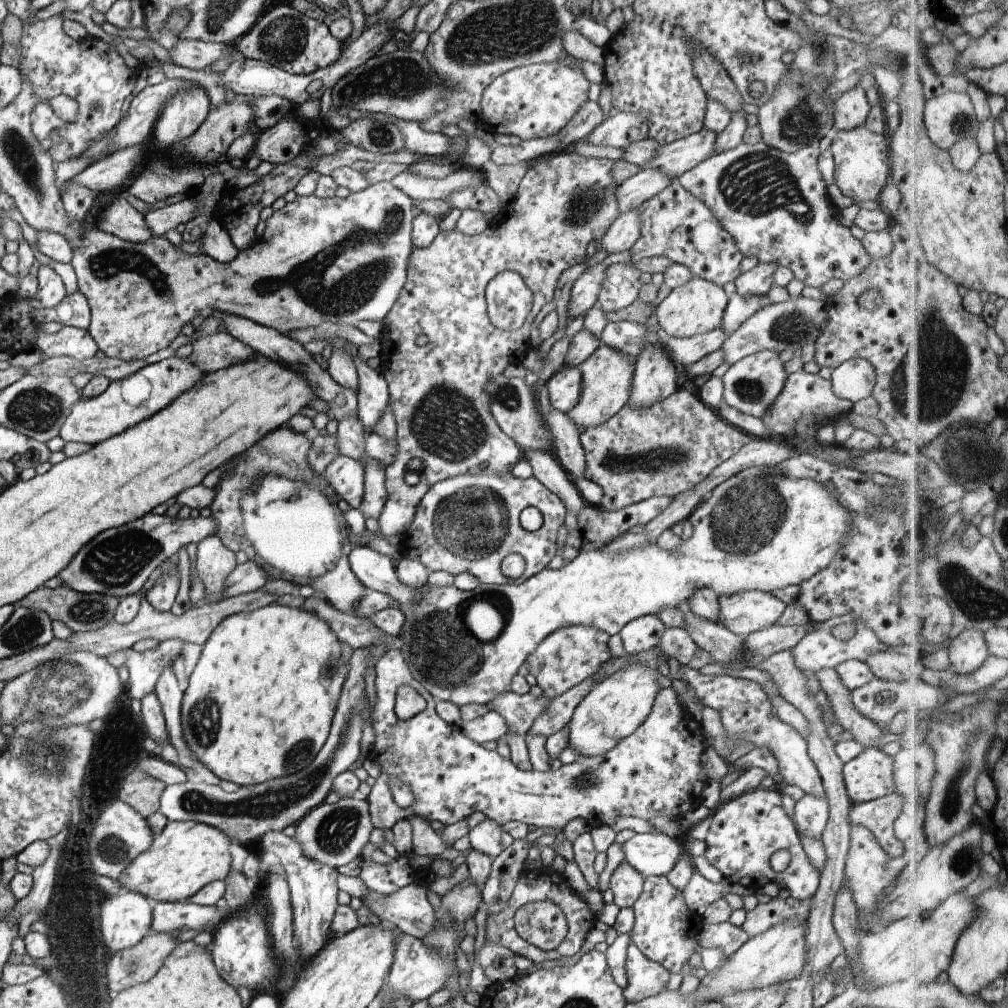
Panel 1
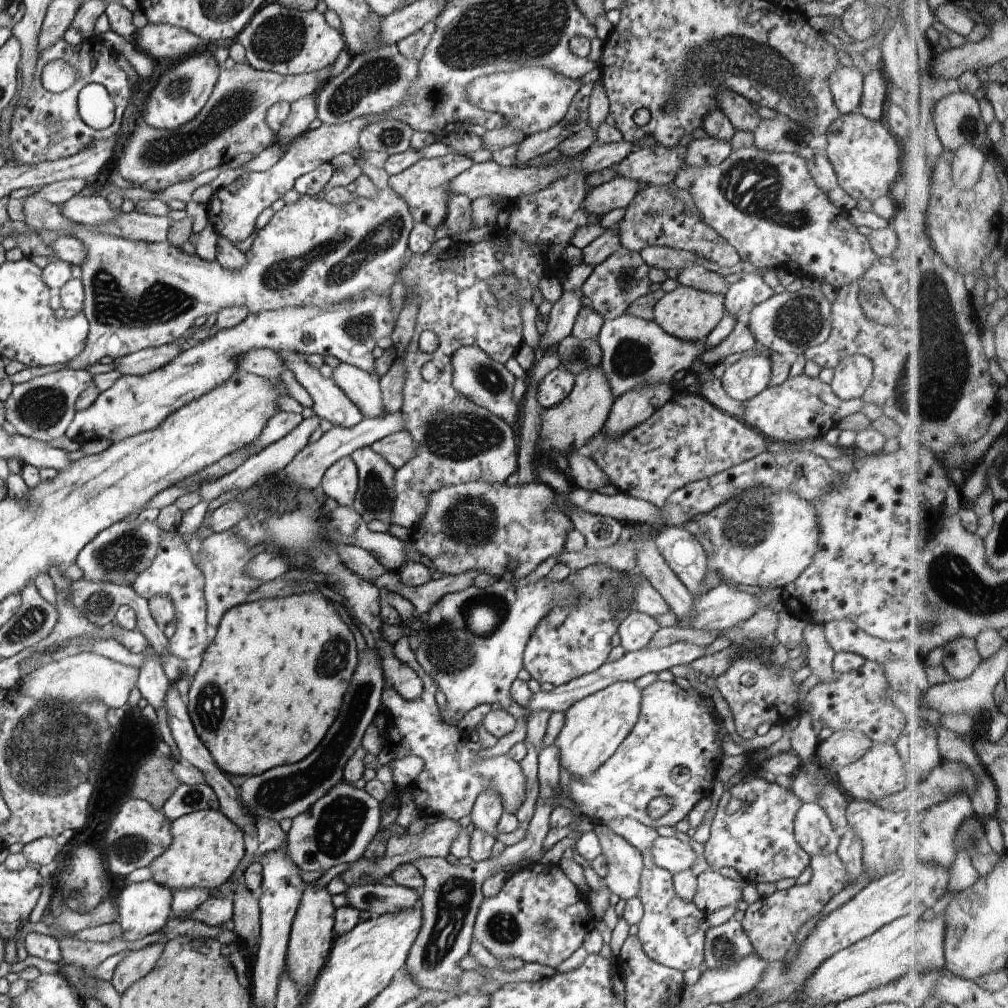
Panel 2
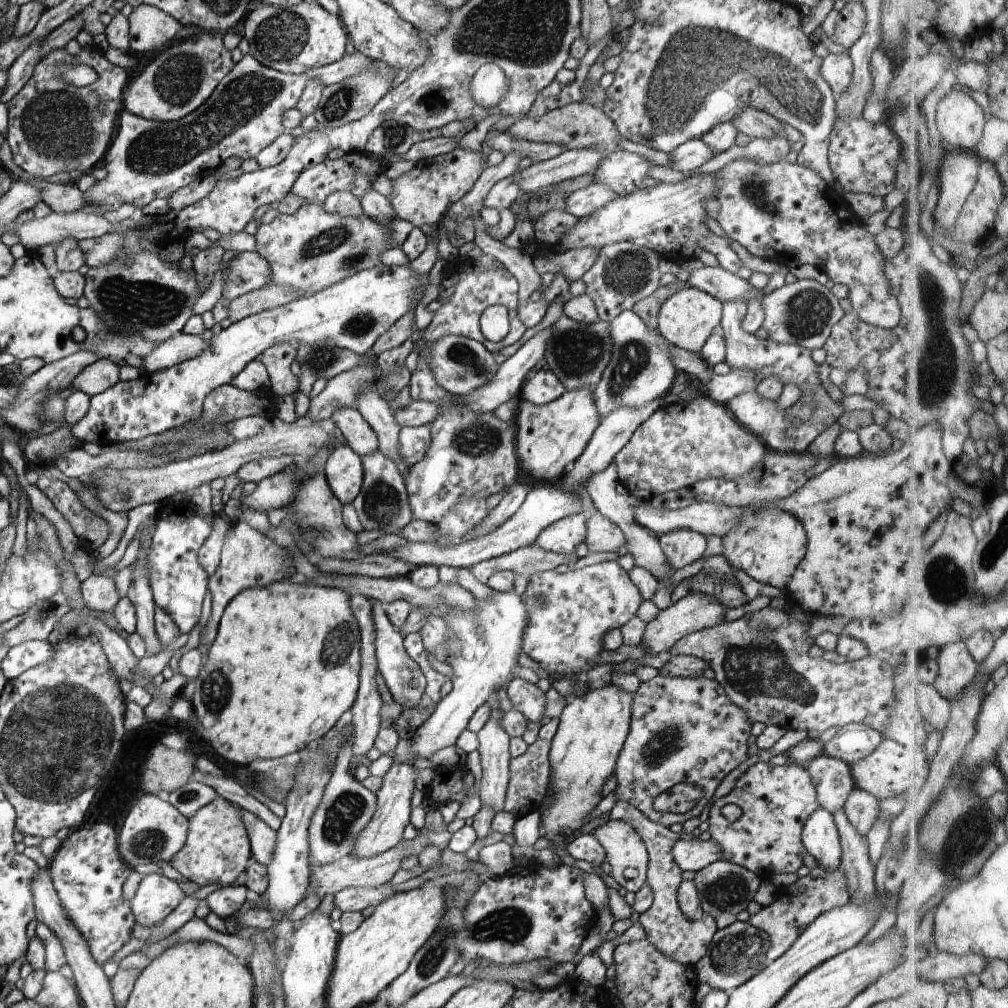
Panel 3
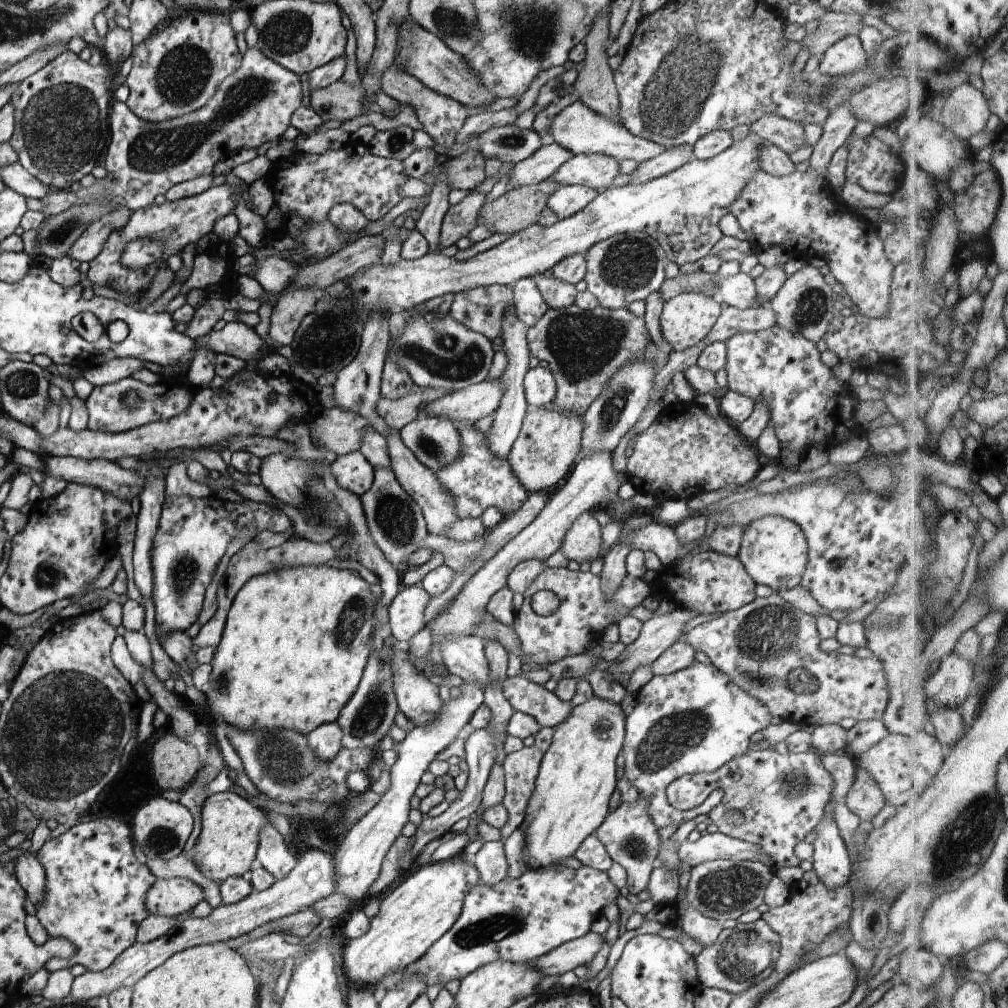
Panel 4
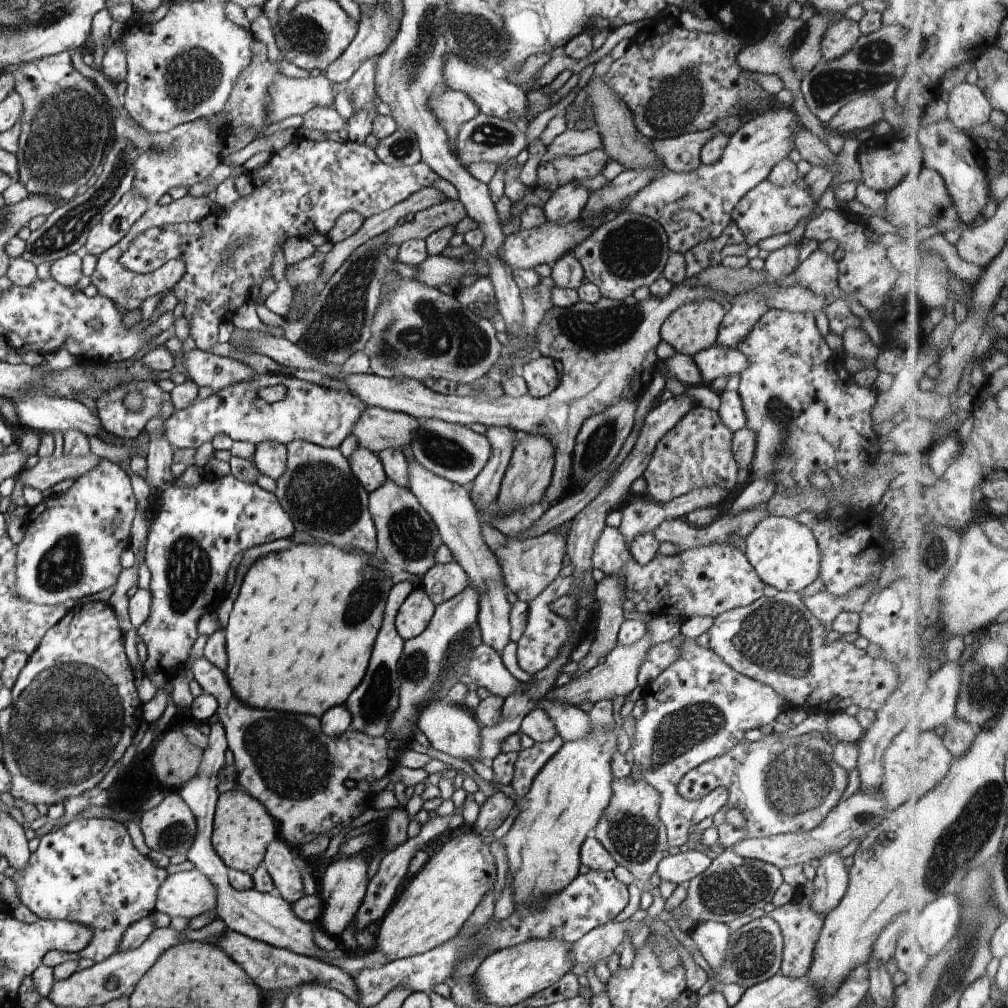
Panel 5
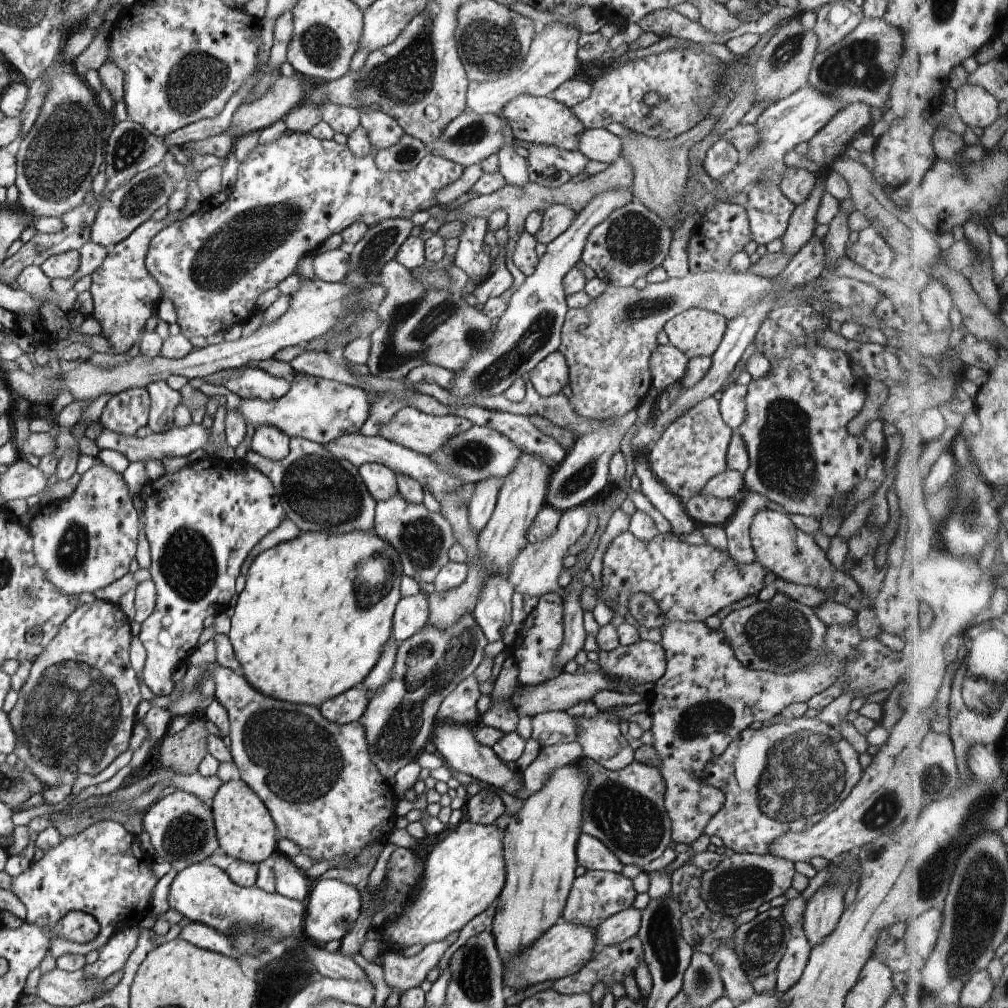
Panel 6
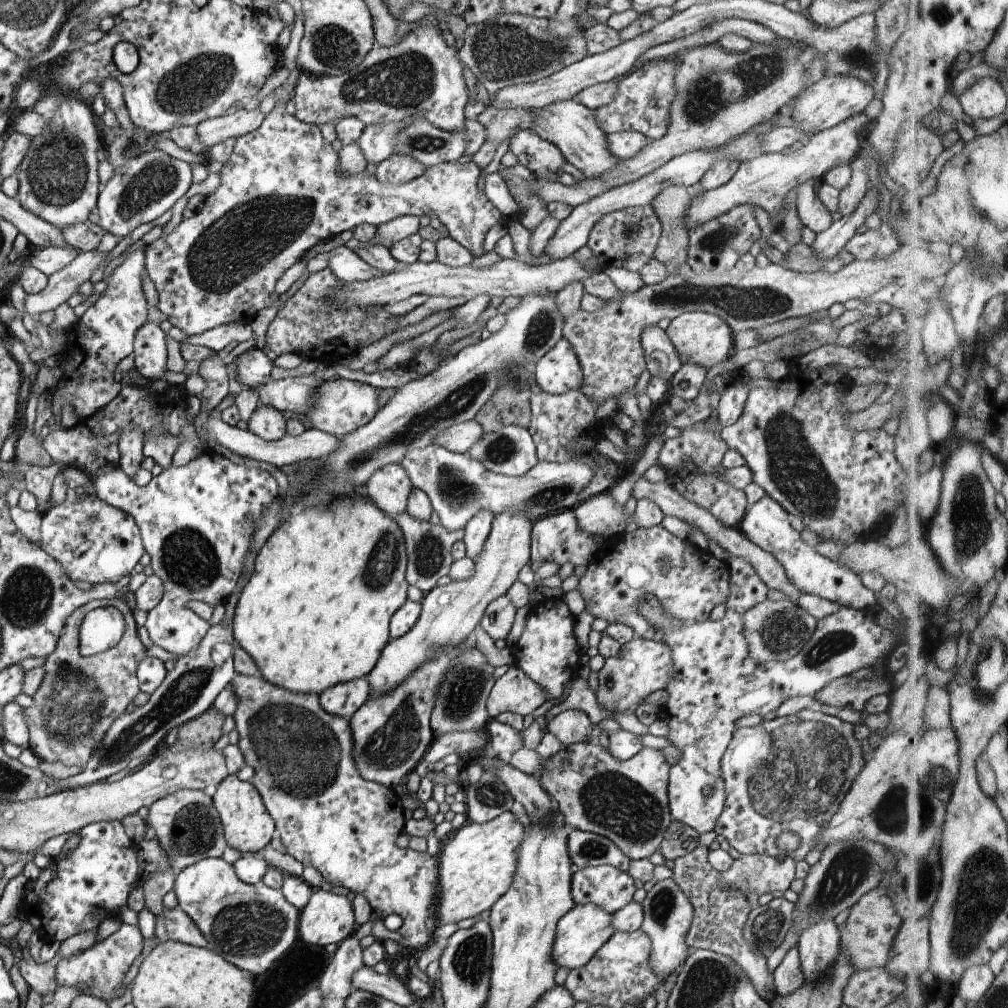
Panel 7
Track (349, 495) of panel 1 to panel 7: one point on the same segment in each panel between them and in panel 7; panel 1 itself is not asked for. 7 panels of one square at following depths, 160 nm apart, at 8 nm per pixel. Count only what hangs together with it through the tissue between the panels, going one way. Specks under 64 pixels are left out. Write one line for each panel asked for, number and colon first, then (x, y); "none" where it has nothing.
2: (341, 481)
3: (343, 469)
4: (353, 470)
5: (365, 464)
6: (381, 481)
7: (389, 488)

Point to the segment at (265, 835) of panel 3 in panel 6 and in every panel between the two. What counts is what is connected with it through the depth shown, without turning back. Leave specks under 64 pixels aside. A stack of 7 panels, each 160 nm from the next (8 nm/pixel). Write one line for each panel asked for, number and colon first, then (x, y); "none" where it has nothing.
4: (273, 854)
5: (279, 858)
6: (290, 881)

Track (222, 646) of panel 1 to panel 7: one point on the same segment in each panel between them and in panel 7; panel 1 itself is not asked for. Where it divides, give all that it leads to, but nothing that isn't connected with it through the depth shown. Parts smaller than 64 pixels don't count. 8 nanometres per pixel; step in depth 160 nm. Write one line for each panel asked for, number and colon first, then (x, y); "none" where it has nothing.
2: (273, 681)
3: (284, 668)
4: (296, 640)
5: (299, 638)
6: (316, 612)
7: (315, 613)

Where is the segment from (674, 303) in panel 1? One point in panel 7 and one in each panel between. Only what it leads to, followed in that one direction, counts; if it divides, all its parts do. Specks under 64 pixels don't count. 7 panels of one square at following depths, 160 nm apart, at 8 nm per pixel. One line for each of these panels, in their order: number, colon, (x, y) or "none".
2: (688, 314)
3: (686, 319)
4: (686, 319)
5: (693, 327)
6: (696, 332)
7: (701, 338)

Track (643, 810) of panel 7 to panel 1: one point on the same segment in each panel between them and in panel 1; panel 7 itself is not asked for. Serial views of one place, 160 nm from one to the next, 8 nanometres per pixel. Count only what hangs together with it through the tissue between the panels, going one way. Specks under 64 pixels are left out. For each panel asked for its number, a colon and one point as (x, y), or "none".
1: (626, 882)
2: (625, 861)
3: (626, 852)
4: (631, 838)
5: (630, 829)
6: (625, 809)

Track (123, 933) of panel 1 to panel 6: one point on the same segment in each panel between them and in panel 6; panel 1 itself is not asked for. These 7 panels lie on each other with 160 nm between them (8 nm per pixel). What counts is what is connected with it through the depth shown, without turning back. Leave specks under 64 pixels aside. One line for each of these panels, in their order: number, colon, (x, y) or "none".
2: (145, 907)
3: (157, 896)
4: (170, 897)
5: (187, 893)
6: (254, 920)

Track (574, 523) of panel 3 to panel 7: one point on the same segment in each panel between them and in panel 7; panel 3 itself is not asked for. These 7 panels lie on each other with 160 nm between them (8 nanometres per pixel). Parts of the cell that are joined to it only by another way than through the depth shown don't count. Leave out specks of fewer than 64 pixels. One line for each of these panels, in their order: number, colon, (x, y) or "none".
4: (584, 542)
5: (720, 576)
6: (690, 582)
7: (631, 565)

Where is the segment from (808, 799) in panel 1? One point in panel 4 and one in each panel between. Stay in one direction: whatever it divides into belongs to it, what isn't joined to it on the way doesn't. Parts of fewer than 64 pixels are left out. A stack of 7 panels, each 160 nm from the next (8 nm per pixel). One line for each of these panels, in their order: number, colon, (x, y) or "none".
2: (814, 832)
3: (820, 836)
4: (832, 864)

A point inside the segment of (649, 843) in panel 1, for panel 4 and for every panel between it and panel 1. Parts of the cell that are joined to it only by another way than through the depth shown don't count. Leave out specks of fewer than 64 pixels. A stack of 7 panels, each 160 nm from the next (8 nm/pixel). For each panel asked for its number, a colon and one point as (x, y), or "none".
2: (670, 853)
3: (697, 854)
4: (709, 847)

